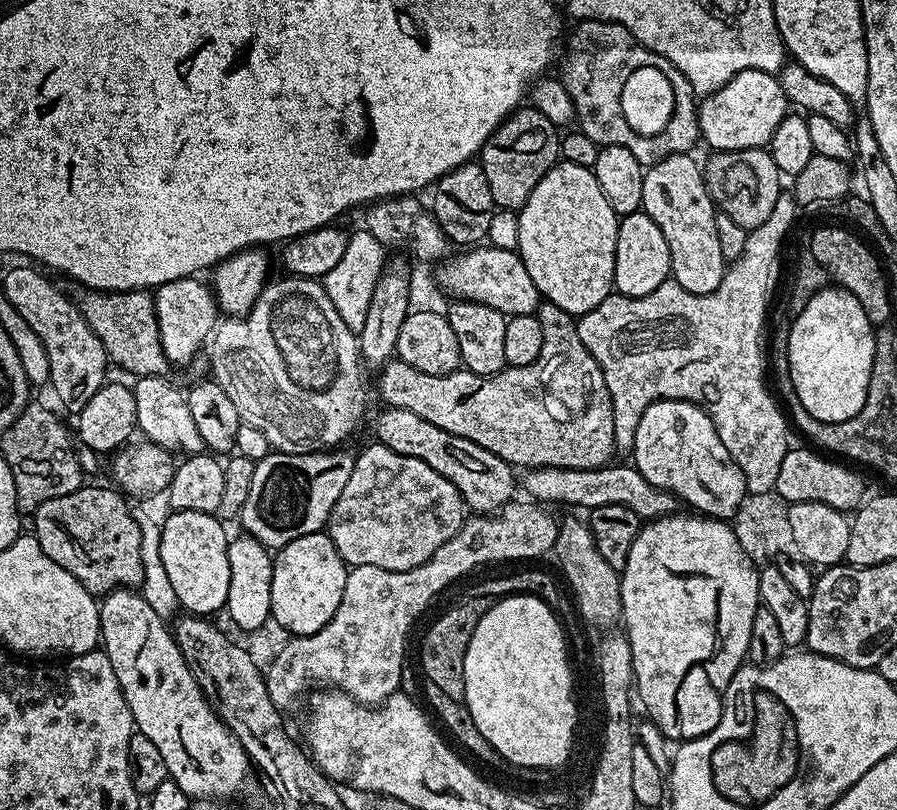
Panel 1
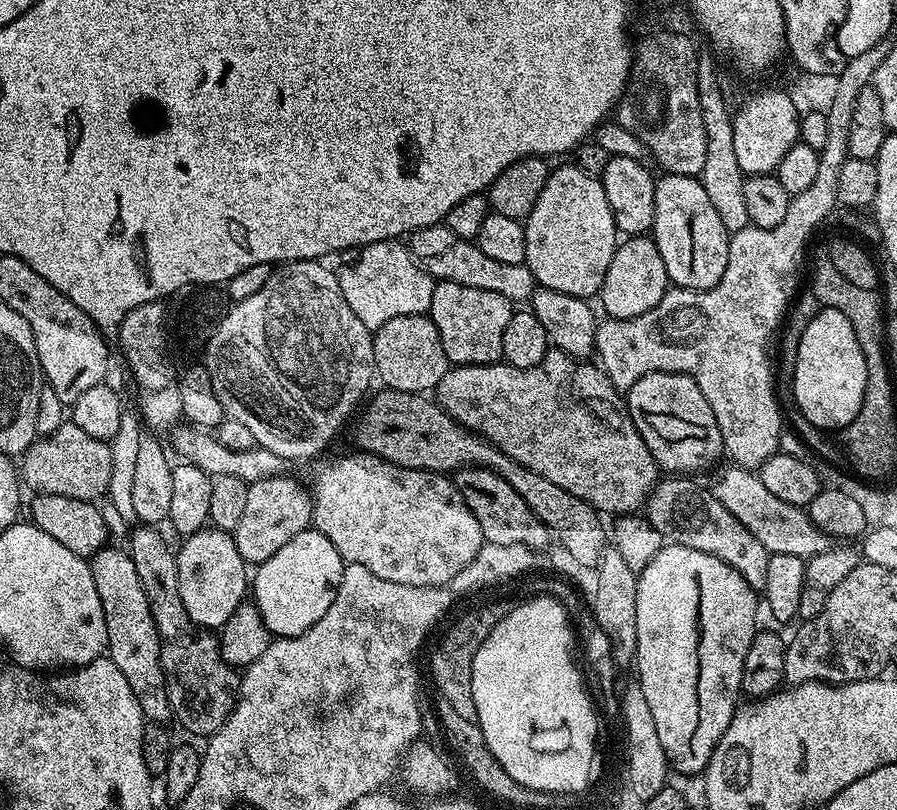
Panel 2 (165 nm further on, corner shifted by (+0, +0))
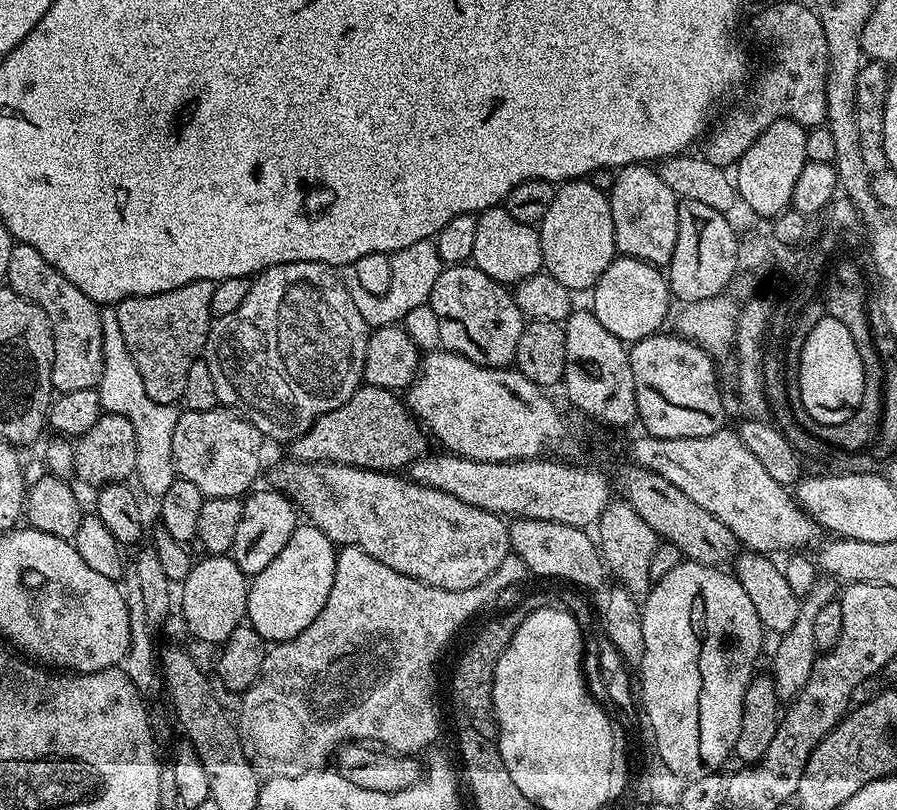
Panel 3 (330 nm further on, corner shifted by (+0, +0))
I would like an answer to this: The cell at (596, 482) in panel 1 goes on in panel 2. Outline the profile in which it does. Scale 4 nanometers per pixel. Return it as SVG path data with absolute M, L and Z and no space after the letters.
M672 474L661 479L648 496L646 519L664 536L665 541L690 546L690 550L702 550L702 554L714 554L726 566L738 570L753 592L763 593L766 586L766 569L770 566L770 553L722 502L718 502L711 487L703 488L699 479L684 474Z

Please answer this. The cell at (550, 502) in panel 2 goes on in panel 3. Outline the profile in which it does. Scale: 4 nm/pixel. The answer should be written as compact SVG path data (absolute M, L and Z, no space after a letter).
M365 383L342 406L322 414L297 440L291 441L291 459L304 464L345 464L375 472L399 473L429 451L429 437L419 420L412 415L407 403L391 388L379 388Z

